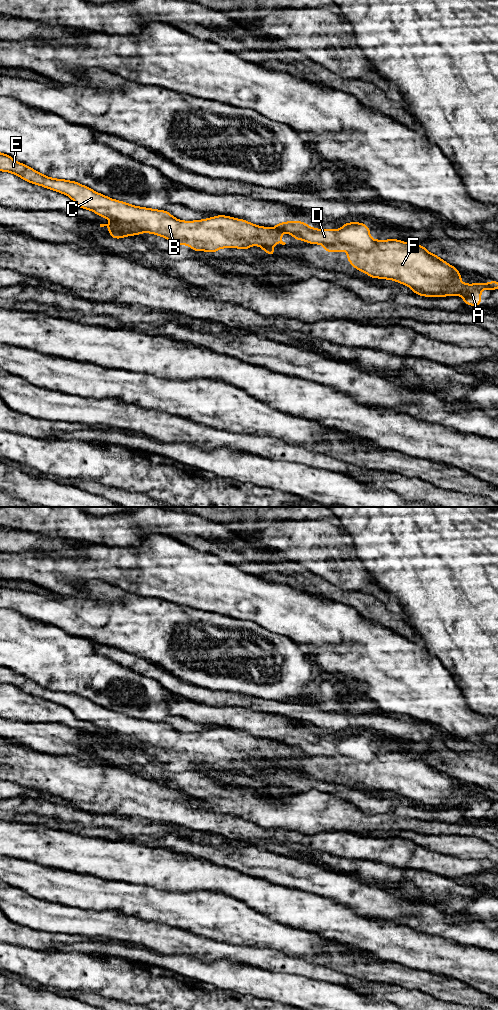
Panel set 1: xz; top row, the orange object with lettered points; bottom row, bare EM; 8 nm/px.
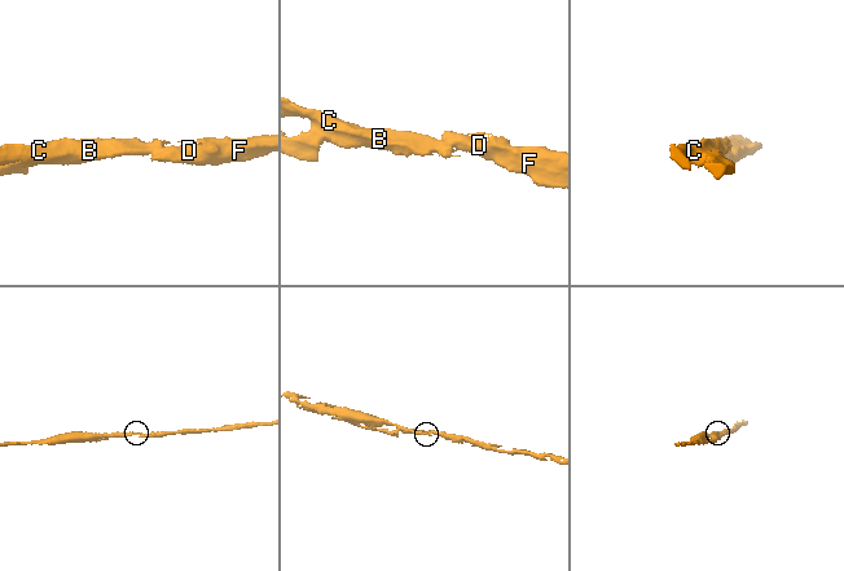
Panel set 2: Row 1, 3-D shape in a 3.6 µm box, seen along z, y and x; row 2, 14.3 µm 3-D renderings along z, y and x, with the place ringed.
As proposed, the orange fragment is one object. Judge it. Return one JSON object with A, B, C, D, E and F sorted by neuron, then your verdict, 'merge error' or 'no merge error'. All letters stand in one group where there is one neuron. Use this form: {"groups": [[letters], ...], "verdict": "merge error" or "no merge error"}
{"groups": [["A", "D", "F"], ["B", "C", "E"]], "verdict": "merge error"}

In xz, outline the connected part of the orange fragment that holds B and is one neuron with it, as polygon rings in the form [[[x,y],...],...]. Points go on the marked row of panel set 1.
[[[2,152],[0,171],[10,172],[32,184],[63,193],[78,207],[111,219],[112,223],[100,224],[100,227],[107,226],[109,237],[112,238],[121,239],[145,232],[164,237],[173,245],[188,245],[195,251],[216,253],[221,248],[246,250],[258,245],[267,255],[276,255],[273,245],[286,244],[281,240],[282,232],[276,229],[224,215],[196,221],[178,220],[167,211],[114,200],[76,181],[47,177]]]

